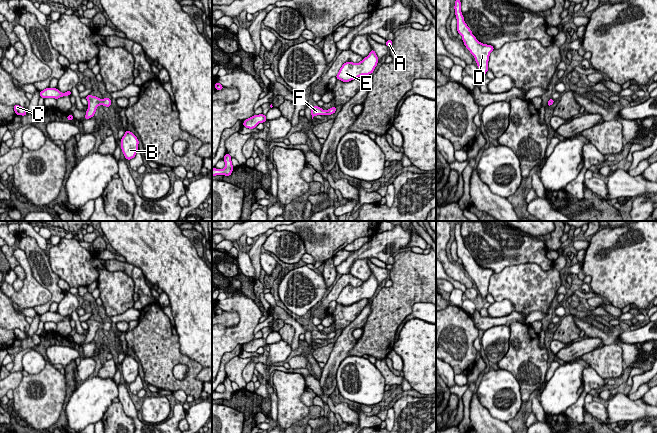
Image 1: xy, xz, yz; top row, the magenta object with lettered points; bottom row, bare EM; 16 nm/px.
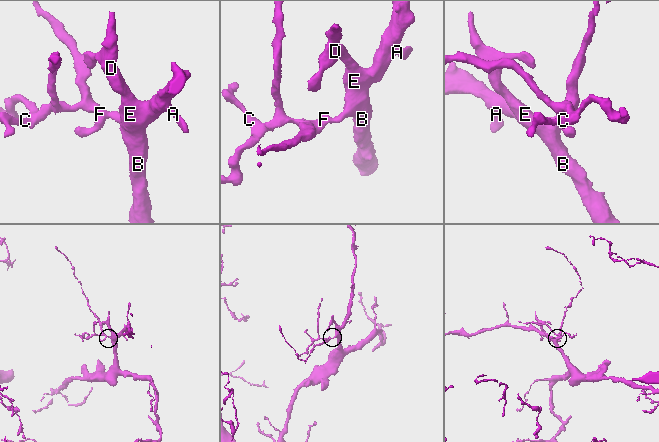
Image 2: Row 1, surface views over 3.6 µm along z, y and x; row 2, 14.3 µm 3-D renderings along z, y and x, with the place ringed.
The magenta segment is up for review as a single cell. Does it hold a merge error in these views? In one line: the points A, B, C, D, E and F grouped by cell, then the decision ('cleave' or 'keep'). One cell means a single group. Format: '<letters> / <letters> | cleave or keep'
A B C D E F | keep

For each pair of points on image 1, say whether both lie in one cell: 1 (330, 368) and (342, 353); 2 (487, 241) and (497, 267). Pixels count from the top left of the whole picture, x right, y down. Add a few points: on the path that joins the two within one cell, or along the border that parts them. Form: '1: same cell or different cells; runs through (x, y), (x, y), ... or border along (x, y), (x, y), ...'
1: same cell; runs through (333, 364), (338, 357)
2: same cell; runs through (493, 247), (497, 251), (497, 261)

